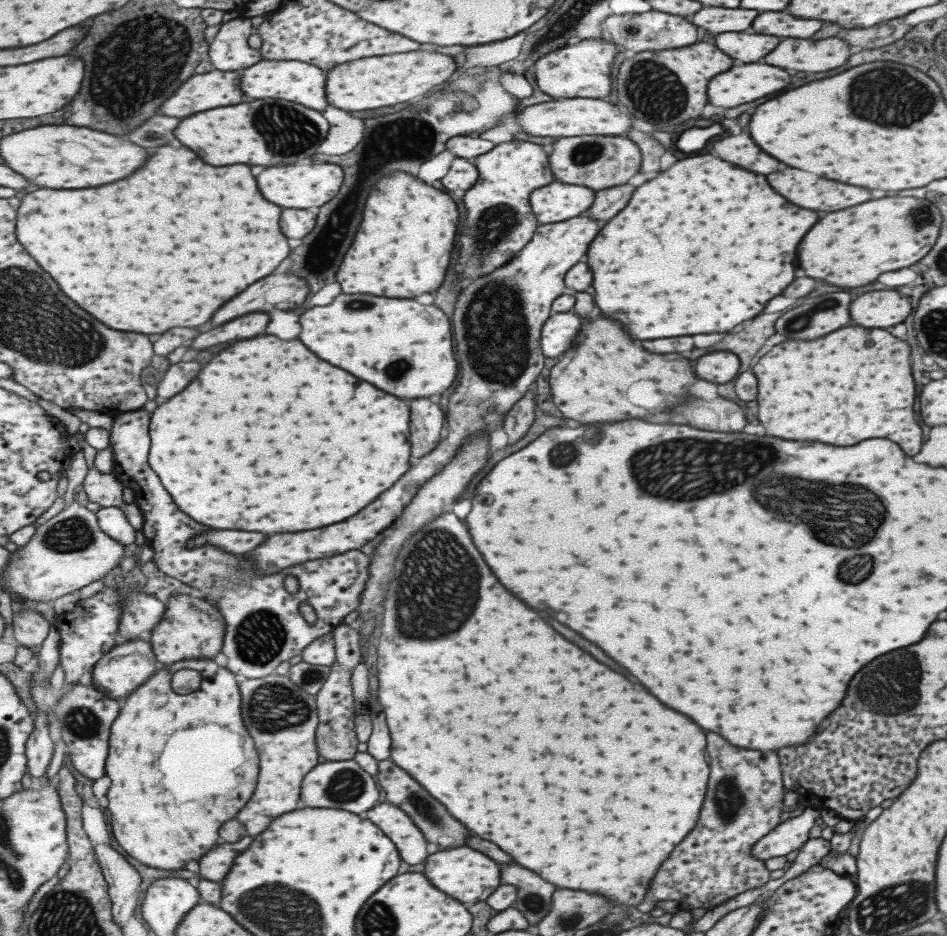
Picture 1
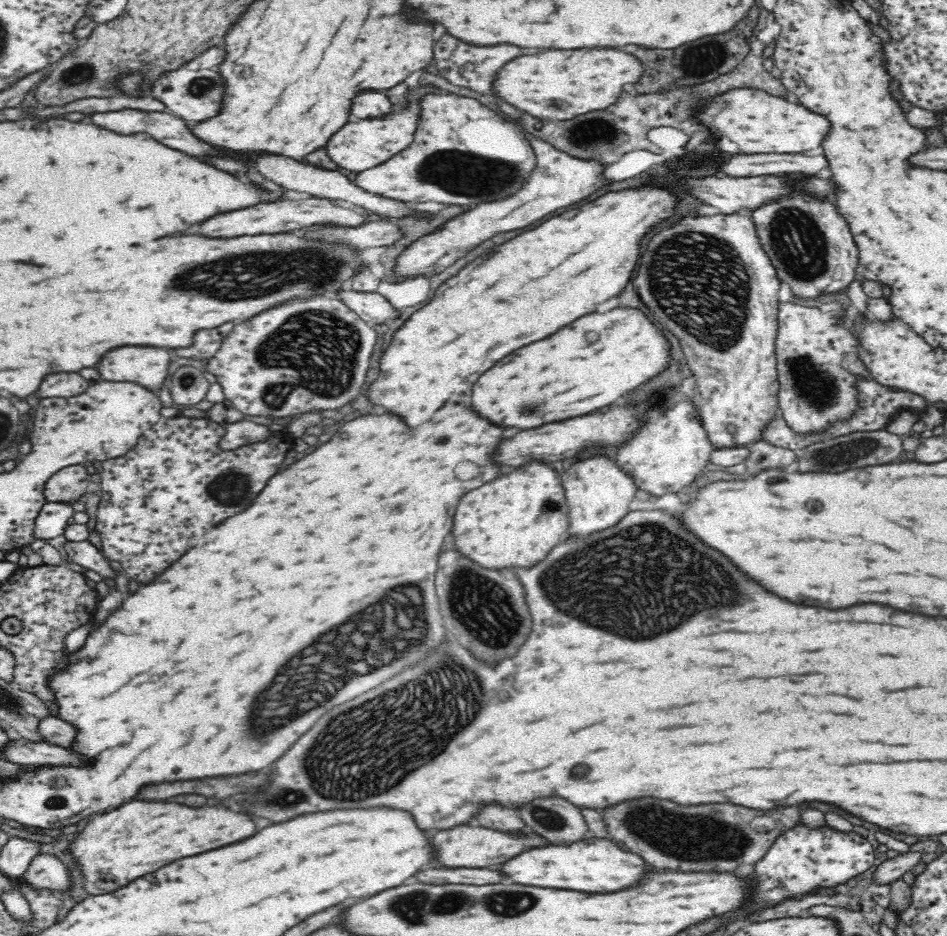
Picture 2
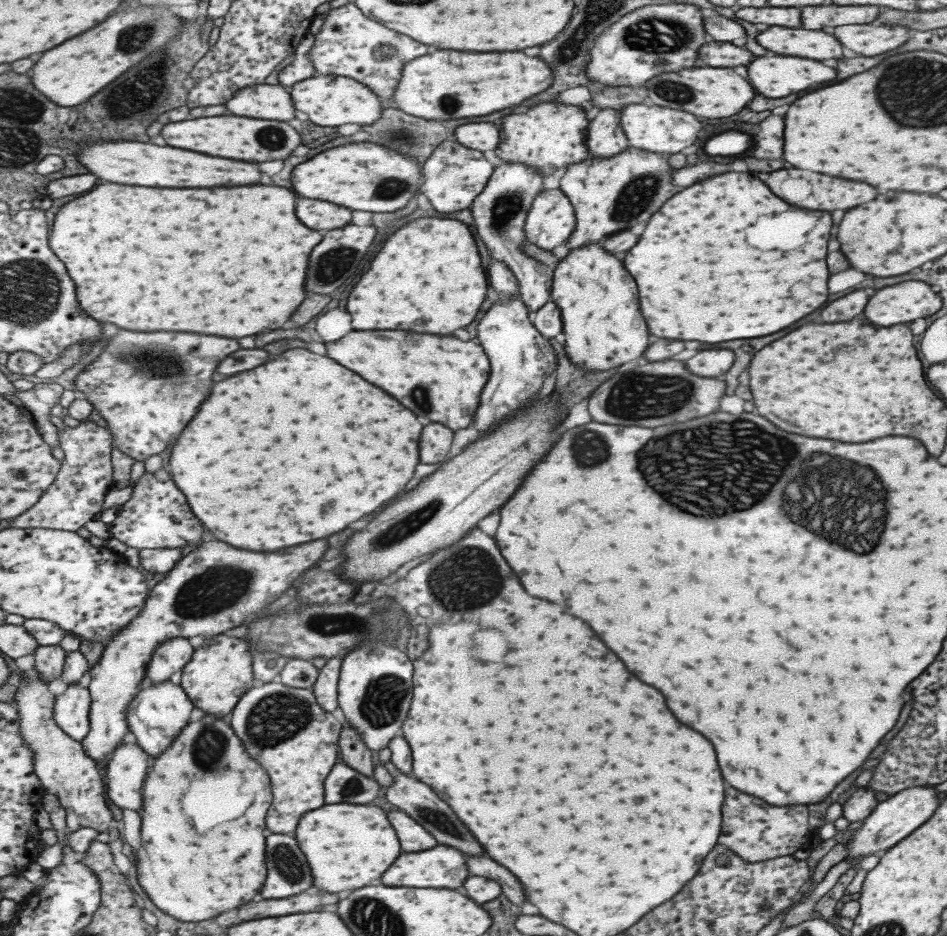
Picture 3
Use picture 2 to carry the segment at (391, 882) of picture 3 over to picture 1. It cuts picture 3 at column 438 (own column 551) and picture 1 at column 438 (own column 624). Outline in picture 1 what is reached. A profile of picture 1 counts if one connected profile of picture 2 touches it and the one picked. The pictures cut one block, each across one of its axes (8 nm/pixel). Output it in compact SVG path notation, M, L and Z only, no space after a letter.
M469 846L441 850L437 854L431 854L425 874L439 890L445 890L447 894L451 894L453 898L461 902L487 900L501 886L501 866L493 862L493 858L489 858L487 854L473 850Z

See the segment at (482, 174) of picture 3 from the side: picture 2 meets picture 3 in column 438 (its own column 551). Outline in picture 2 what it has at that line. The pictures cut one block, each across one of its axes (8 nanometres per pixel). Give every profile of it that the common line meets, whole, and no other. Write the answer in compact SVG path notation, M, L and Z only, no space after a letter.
M530 136L530 142L538 154L538 172L534 174L534 178L524 186L524 190L520 190L516 196L502 200L502 202L494 202L494 204L480 204L476 208L470 208L466 214L462 214L460 218L448 222L440 232L430 234L420 238L418 242L414 242L400 258L398 258L398 268L396 274L398 276L420 276L426 274L440 256L448 254L452 248L462 248L462 246L472 246L478 244L498 232L506 232L512 228L522 228L532 224L534 220L542 218L548 212L560 212L566 208L572 208L578 198L588 196L594 188L600 190L600 184L594 180L602 166L598 166L596 162L580 162L580 160L572 160L570 156L566 158L564 154L556 152L552 146L546 146L540 140L534 140Z

